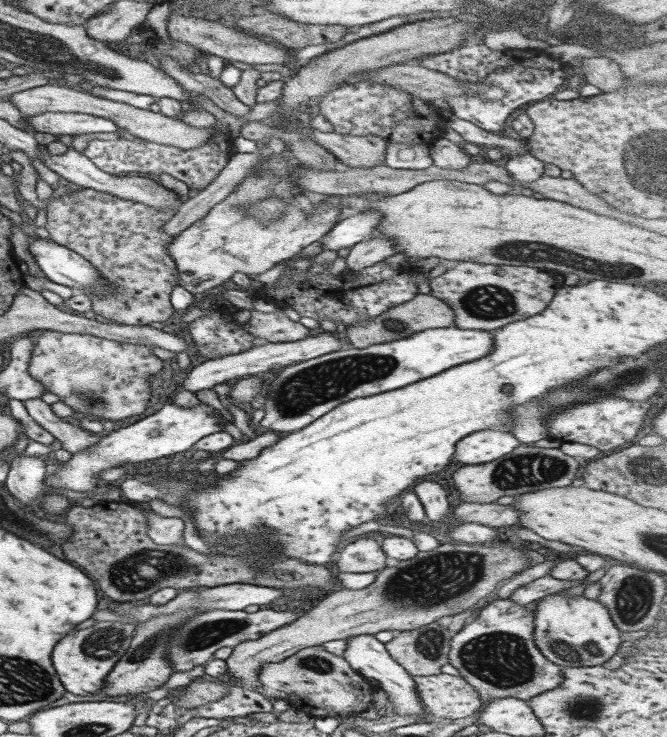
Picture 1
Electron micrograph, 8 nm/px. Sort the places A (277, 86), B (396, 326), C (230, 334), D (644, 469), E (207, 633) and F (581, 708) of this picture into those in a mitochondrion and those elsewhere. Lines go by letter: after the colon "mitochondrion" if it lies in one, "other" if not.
A: other
B: mitochondrion
C: other
D: mitochondrion
E: mitochondrion
F: mitochondrion

